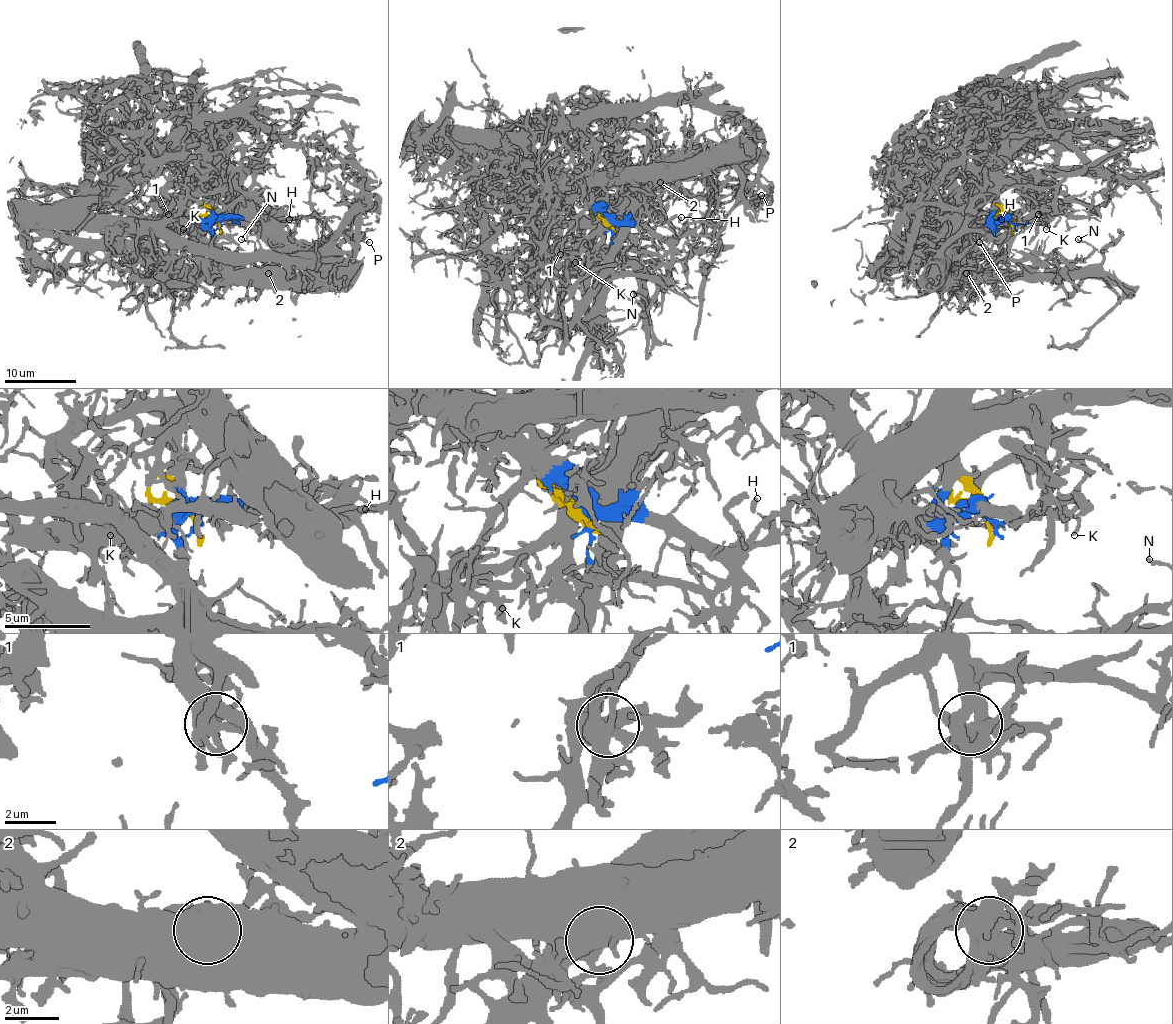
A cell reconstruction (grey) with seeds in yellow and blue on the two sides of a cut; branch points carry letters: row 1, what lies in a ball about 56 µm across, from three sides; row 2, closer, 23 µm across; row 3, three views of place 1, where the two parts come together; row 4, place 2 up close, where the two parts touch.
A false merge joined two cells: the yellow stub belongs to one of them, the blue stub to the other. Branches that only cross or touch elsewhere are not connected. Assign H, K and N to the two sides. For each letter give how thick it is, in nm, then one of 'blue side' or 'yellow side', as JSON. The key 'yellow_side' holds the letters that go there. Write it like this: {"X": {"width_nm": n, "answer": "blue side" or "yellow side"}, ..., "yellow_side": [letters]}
{"H": {"width_nm": 240, "answer": "blue side"}, "K": {"width_nm": 200, "answer": "blue side"}, "N": {"width_nm": 150, "answer": "yellow side"}, "yellow_side": ["N"]}

